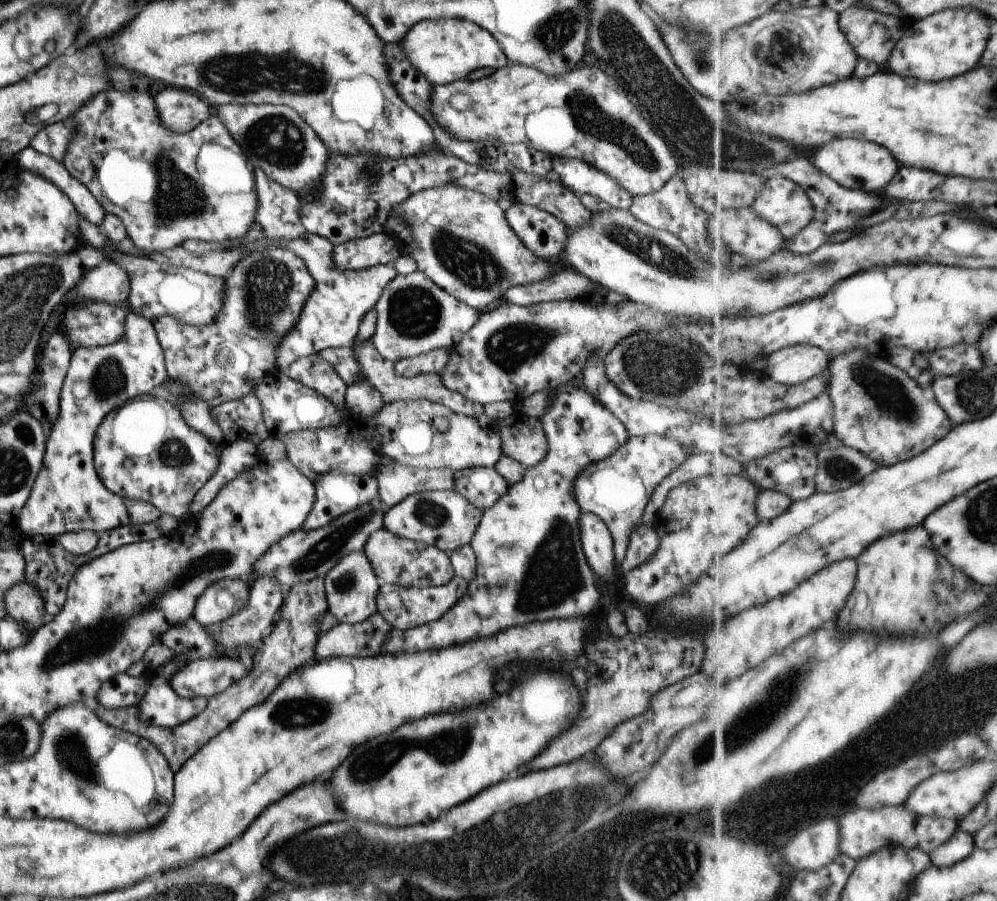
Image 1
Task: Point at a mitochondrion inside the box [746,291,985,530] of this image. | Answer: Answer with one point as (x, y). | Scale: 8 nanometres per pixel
(891, 396)

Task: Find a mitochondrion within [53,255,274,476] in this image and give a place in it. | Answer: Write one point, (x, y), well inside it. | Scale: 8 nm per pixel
(110, 378)

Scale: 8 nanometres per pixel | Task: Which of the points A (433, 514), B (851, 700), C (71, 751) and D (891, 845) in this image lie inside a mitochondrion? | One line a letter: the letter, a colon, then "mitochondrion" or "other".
A: mitochondrion
B: other
C: mitochondrion
D: other

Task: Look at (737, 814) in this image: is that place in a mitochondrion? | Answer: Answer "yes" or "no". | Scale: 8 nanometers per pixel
no

